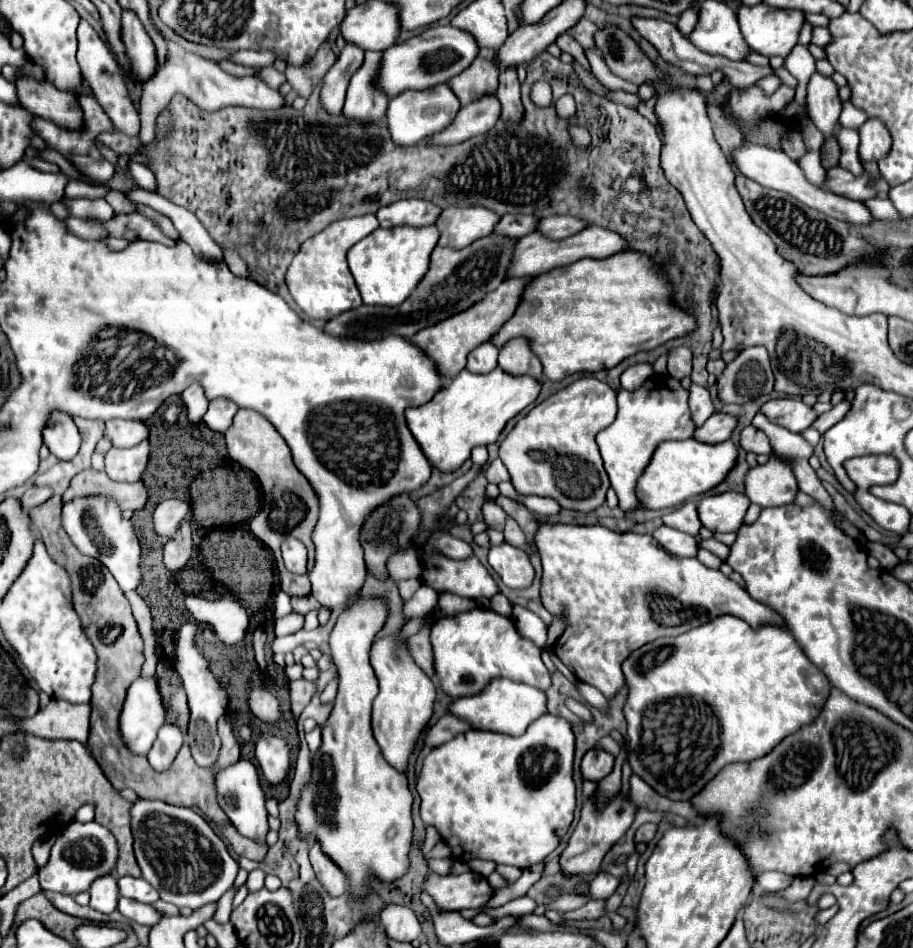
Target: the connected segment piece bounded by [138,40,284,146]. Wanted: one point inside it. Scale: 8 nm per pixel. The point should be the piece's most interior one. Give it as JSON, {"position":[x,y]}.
{"position":[203,82]}

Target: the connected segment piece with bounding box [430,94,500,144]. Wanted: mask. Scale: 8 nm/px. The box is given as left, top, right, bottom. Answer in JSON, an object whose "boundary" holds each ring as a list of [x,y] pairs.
{"boundary":[[[484,94],[478,102],[470,102],[470,106],[462,106],[454,122],[442,132],[436,134],[430,144],[458,144],[478,134],[486,134],[494,128],[500,118],[500,102],[496,94]]]}

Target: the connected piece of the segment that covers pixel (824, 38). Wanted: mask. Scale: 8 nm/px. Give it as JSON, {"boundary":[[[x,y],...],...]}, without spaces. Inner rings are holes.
{"boundary":[[[816,26],[816,28],[814,28],[814,36],[812,36],[812,44],[824,48],[824,46],[830,44],[830,42],[832,42],[832,34],[830,34],[830,30],[828,30],[828,28],[820,28],[820,26]]]}

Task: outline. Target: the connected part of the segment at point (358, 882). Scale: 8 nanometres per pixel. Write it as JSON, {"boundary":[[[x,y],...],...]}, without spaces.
{"boundary":[[[356,598],[344,614],[340,614],[332,634],[330,634],[330,648],[332,648],[332,658],[334,664],[338,666],[338,678],[340,678],[340,688],[338,696],[334,700],[334,708],[322,728],[322,756],[330,756],[334,764],[334,794],[336,794],[336,808],[330,814],[330,824],[322,820],[322,816],[314,810],[314,802],[310,802],[310,784],[300,790],[298,806],[294,820],[298,822],[298,838],[314,840],[322,846],[322,852],[346,874],[348,880],[348,892],[352,898],[366,898],[370,894],[368,888],[368,876],[372,872],[374,878],[378,878],[384,884],[392,884],[402,874],[406,874],[406,862],[408,852],[412,846],[412,802],[414,796],[408,788],[408,780],[404,774],[396,772],[382,756],[370,728],[370,714],[372,714],[372,700],[378,694],[378,680],[374,676],[374,670],[370,666],[370,646],[382,624],[386,622],[386,604],[382,600],[370,598],[362,600]]]}

